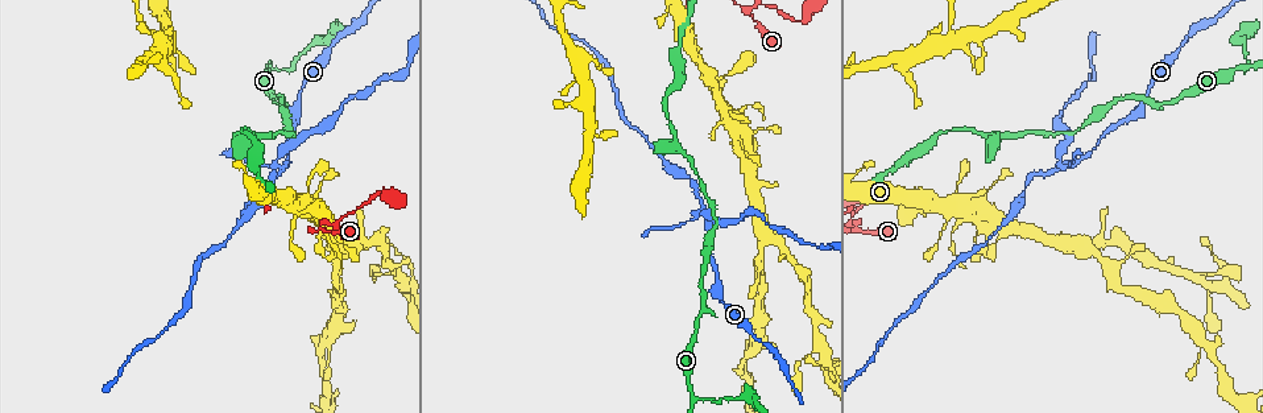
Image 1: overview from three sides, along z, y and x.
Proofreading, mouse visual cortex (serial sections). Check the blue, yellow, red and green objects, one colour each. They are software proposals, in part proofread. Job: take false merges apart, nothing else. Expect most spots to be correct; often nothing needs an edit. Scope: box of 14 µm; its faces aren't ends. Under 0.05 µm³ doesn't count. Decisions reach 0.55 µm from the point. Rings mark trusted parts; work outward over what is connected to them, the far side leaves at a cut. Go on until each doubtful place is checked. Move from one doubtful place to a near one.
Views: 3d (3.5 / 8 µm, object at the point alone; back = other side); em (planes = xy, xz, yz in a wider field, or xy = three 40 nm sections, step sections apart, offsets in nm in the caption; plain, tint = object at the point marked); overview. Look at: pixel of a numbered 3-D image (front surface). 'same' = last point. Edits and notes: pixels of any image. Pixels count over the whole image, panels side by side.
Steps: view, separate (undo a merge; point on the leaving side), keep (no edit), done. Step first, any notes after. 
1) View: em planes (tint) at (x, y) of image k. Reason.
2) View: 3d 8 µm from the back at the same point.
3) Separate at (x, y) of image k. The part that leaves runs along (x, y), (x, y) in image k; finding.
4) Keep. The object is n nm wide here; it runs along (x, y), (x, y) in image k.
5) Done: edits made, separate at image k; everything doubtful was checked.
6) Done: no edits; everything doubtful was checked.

View: 3d 8 µm at (862, 231) of image 1. Abrupt turn.

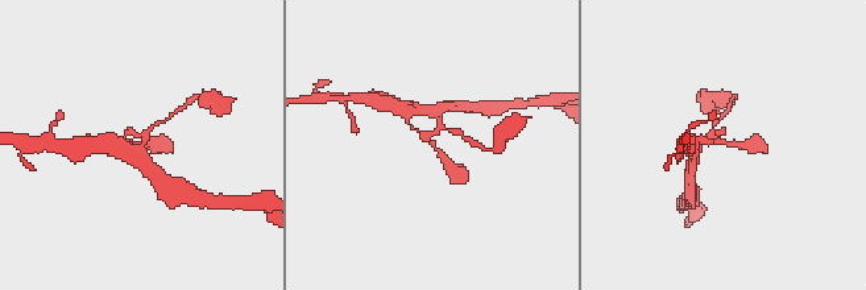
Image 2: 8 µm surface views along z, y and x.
View: em xy step 2 (tint) at (136, 141) of image 2. 4 arms meet here; the arms are 100, 150, 150, 300 nm wide; shape alone is not enough.

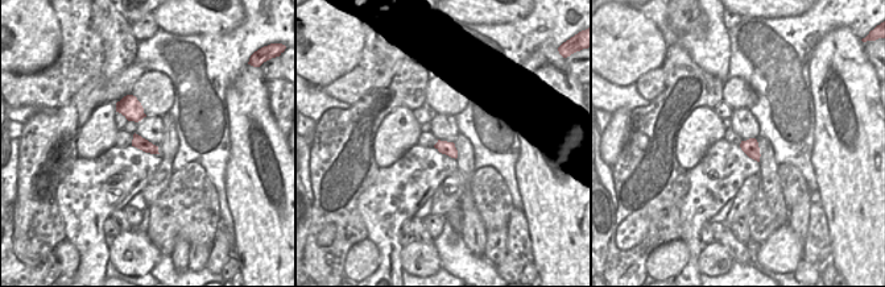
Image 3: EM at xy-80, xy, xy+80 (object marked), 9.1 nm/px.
Keep. It runs along (754, 145), (725, 143), (716, 121) in image 2; continuous, no second cell.

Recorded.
View: 3d 3.5 µm at (282, 167) of image 1. Looks like a crossing.

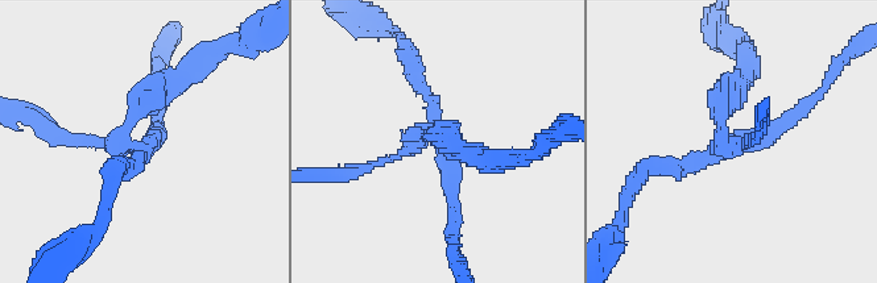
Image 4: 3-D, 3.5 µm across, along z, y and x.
Separate at (133, 94) of image 4. The part that leaves runs along (131, 144), (135, 111), (203, 58) in image 4; a second cell is stuck on.

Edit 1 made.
View: 3d 3.5 µm at (271, 65) of image 1. Abrupt turn.

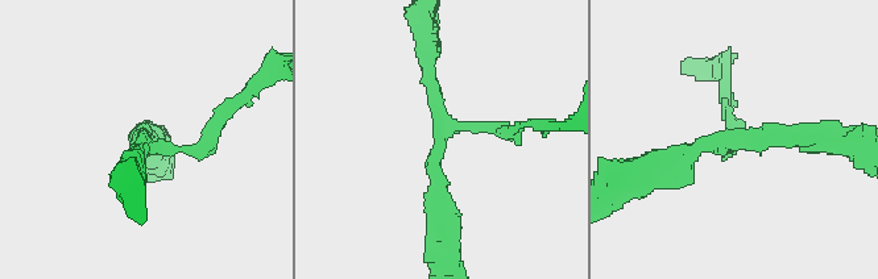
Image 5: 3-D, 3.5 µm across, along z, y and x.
View: em xy step 3 (tint) at (144, 145) of image 5. 3 arms meet here; the arms are 150, 200, 250 nm wide; now the EM.

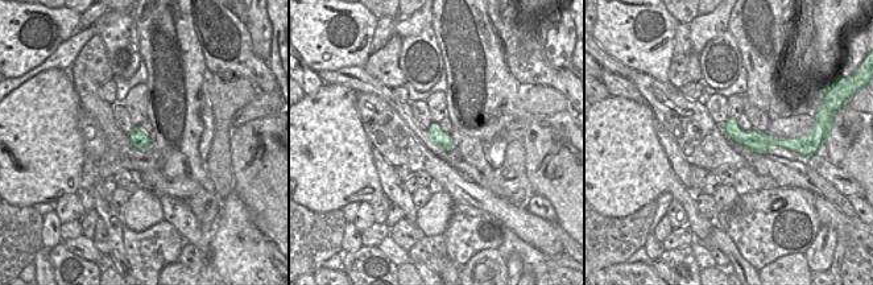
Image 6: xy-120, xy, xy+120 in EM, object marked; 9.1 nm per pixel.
Keep. It runs along (426, 42), (438, 113), (455, 126), (516, 129) in image 5; all the same cell.

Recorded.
Done: edits made, separate at image 4; everything doubtful was checked.

